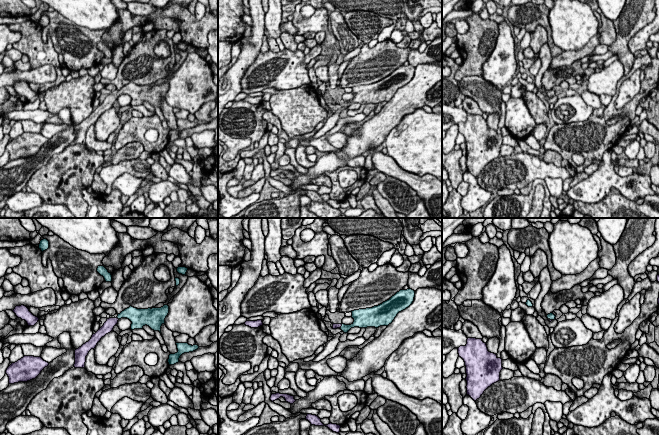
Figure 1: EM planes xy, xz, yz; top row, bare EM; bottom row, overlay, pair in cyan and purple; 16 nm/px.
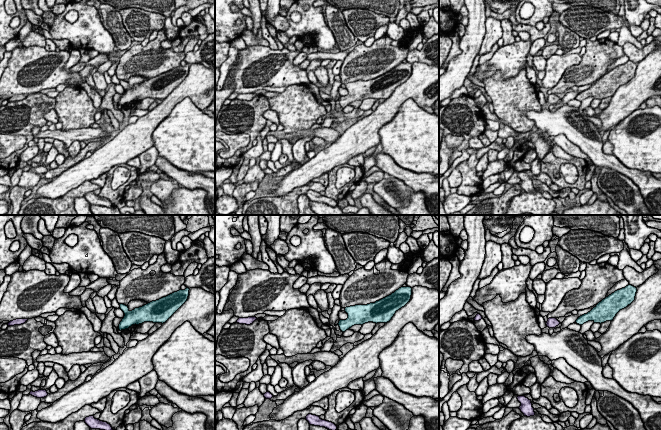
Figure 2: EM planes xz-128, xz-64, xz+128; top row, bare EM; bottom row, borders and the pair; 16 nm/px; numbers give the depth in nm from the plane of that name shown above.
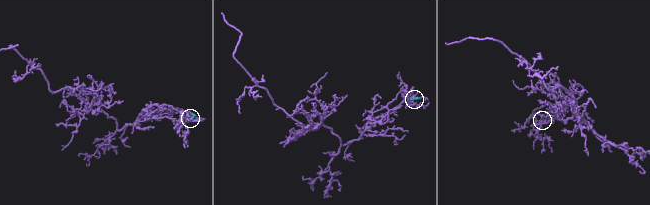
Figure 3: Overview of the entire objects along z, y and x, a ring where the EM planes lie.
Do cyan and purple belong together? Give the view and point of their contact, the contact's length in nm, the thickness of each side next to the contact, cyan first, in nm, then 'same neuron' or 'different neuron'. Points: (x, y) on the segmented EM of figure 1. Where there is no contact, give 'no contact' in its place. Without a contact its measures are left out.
xz (341, 326) | 90 nm | 130/90 nm | same neuron

